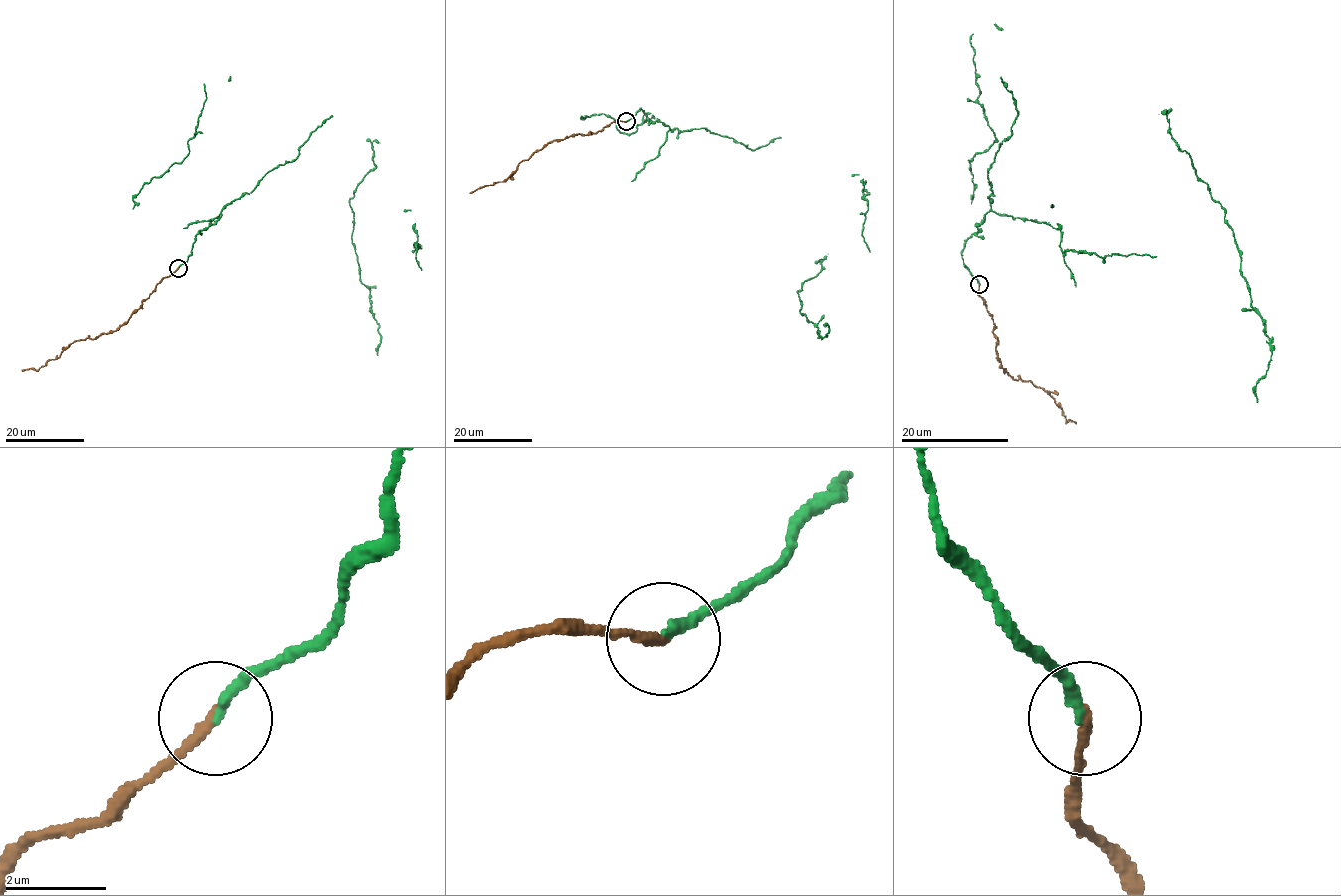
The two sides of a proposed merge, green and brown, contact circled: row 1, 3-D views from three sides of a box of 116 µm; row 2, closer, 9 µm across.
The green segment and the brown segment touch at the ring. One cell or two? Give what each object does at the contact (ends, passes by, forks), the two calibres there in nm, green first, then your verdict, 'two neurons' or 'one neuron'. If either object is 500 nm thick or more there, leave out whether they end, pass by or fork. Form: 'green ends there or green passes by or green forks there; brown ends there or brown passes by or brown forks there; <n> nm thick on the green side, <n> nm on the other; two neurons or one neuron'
green ends there; brown ends there; 200 nm thick on the green side, 220 nm on the other; one neuron

